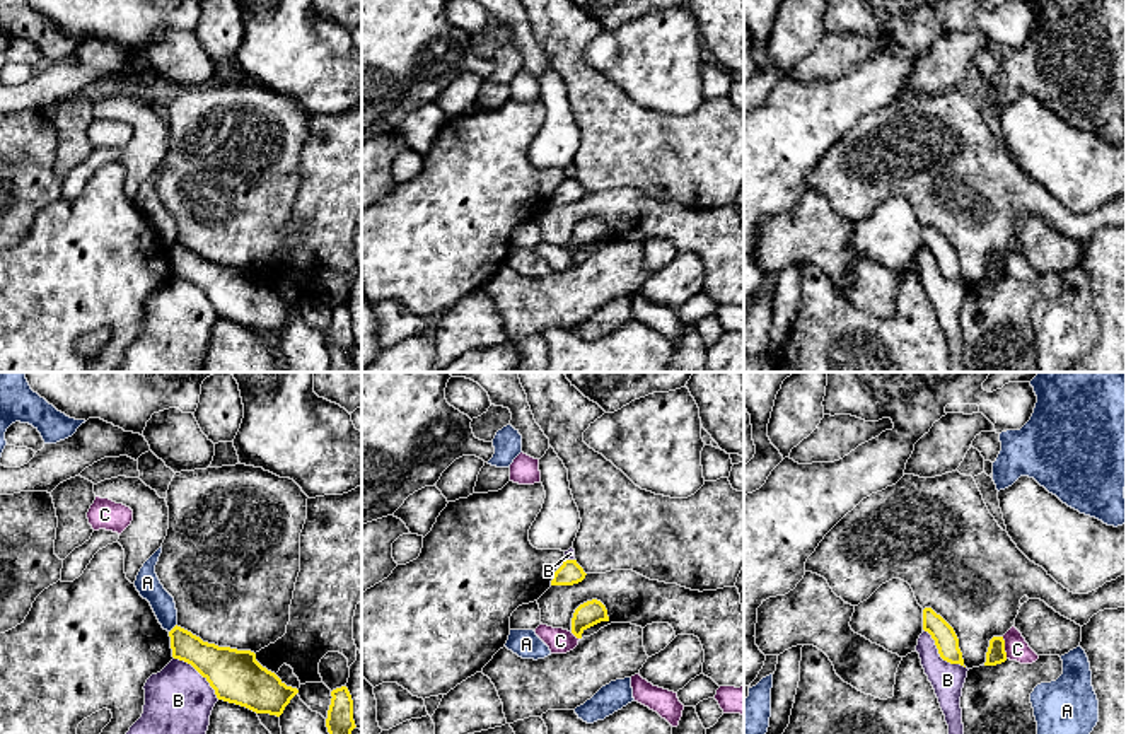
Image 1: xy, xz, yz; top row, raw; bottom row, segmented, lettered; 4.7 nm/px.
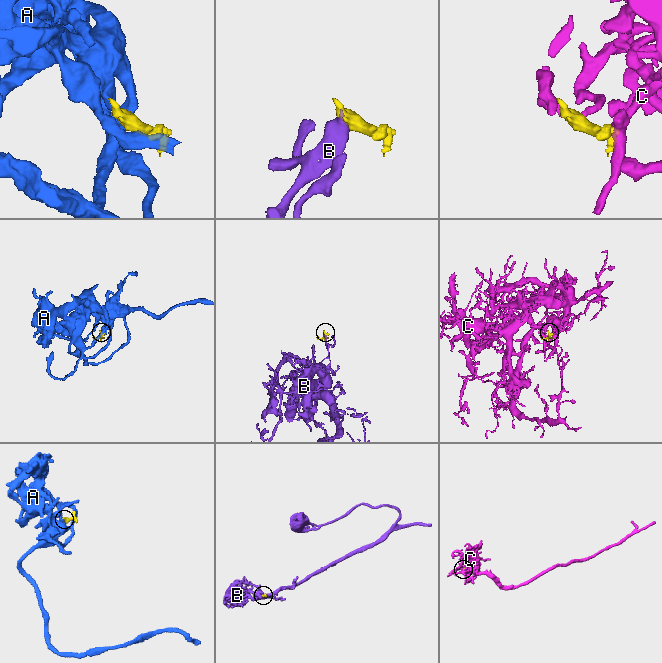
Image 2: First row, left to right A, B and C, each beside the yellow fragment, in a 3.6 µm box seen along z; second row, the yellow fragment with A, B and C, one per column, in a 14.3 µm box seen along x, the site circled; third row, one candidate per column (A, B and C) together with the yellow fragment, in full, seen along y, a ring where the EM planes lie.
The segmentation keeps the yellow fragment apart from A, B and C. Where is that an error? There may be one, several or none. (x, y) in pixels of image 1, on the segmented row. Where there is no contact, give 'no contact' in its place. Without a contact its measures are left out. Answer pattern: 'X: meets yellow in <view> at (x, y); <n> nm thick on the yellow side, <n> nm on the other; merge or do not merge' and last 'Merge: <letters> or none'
A: meets yellow in xy at (173, 629); 160 nm thick on the yellow side, 120 nm on the other; do not merge
B: meets yellow in yz at (939, 652); 110 nm thick on the yellow side, 160 nm on the other; do not merge
C: meets yellow in yz at (1004, 647); 90 nm thick on the yellow side, 110 nm on the other; do not merge
Merge: none

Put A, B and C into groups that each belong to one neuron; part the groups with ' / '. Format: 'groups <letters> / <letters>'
groups A / B / C

